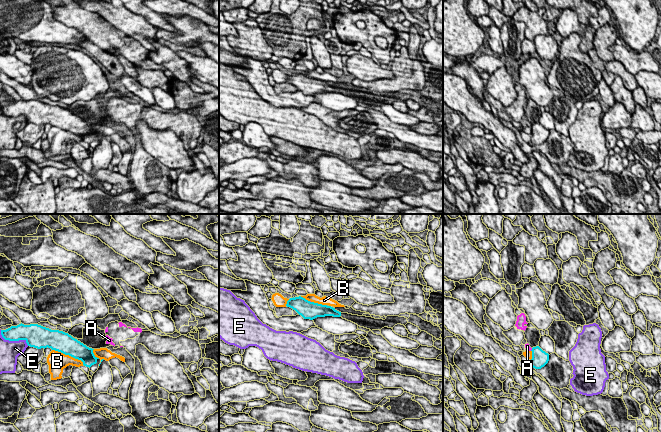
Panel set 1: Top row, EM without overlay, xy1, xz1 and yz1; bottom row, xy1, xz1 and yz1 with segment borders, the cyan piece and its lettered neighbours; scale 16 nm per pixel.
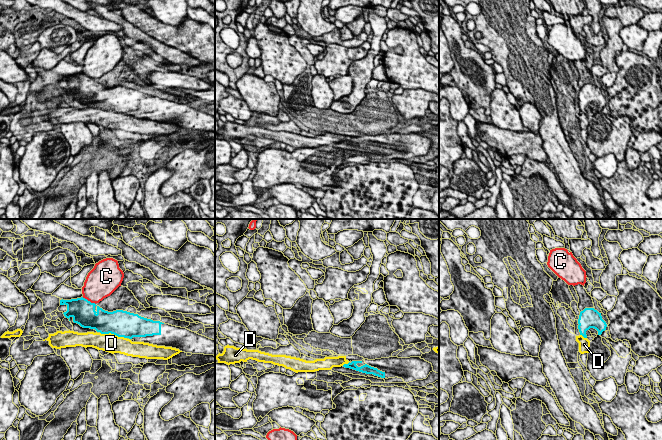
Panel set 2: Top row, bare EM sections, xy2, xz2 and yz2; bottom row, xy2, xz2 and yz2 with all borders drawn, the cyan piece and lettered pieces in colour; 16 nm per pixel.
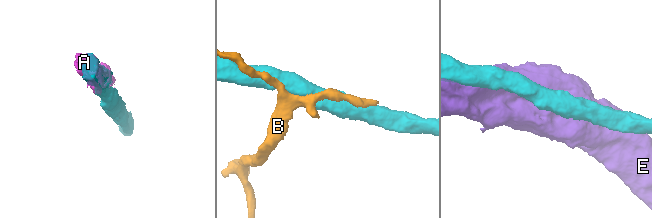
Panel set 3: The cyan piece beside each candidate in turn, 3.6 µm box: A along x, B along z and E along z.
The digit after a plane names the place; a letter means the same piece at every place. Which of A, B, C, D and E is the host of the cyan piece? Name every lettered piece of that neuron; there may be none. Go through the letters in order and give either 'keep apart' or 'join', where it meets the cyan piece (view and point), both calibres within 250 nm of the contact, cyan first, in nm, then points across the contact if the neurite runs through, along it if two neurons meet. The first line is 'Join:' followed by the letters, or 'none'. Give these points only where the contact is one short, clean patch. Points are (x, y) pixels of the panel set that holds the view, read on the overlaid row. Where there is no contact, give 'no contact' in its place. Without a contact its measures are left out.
Join: none
A: keep apart; contact yz1 (532, 349); calibres 280 and 70 nm; border yz1 (532, 348), (530, 350)
B: keep apart; contact xy1 (68, 354); calibres 320 and 320 nm
C: keep apart; contact xy2 (89, 301); calibres 380 and 400 nm
D: keep apart; contact xy2 (113, 333); calibres 420 and 300 nm
E: keep apart; contact xy1 (13, 340); calibres 260 and 320 nm

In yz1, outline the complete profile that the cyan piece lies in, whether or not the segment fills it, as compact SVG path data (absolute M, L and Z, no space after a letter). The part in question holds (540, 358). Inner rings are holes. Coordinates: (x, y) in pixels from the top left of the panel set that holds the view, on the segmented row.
M539 346L532 348L531 366L535 369L541 369L549 361L549 354L543 351Z

